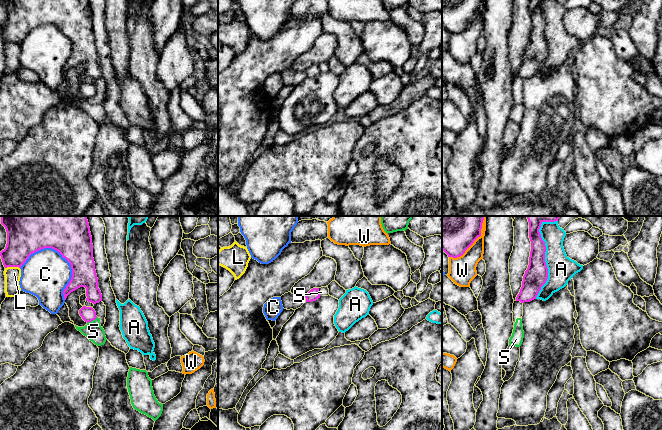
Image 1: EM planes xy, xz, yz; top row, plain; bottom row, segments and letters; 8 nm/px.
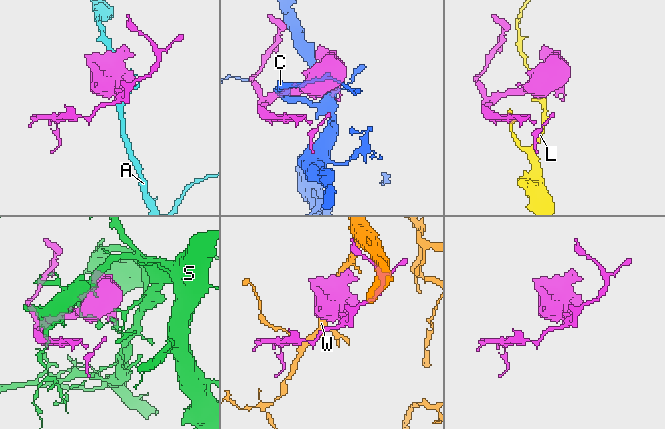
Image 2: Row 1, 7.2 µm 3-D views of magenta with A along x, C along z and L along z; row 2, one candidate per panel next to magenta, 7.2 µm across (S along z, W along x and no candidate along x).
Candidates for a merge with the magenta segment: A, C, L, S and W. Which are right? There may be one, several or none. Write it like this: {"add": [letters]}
{"add": []}

